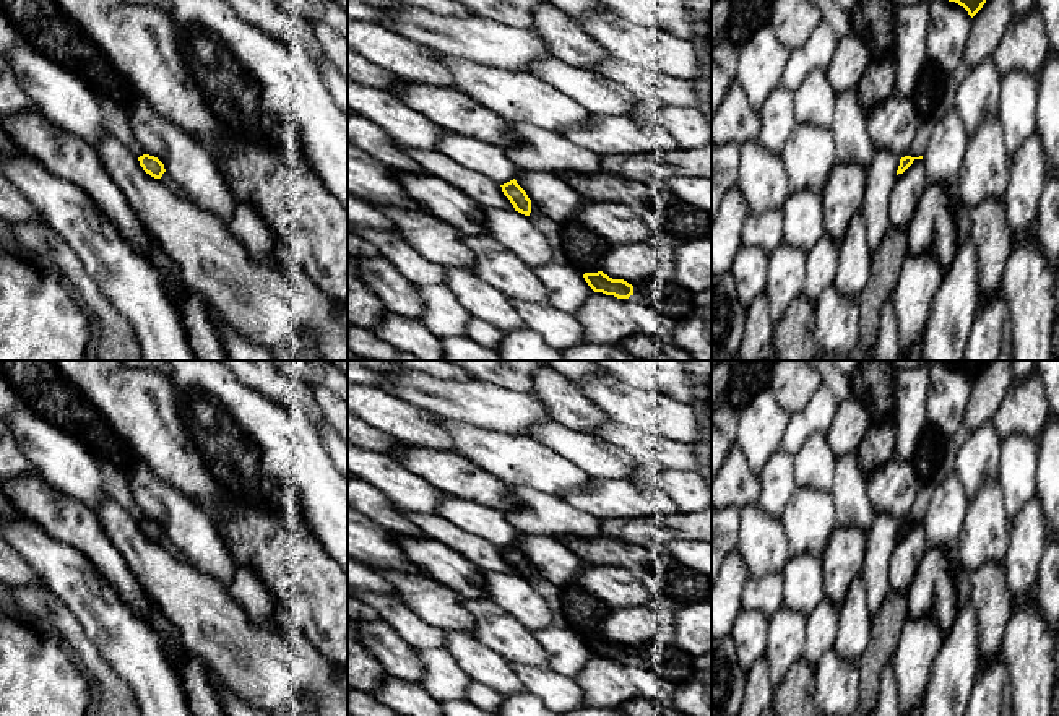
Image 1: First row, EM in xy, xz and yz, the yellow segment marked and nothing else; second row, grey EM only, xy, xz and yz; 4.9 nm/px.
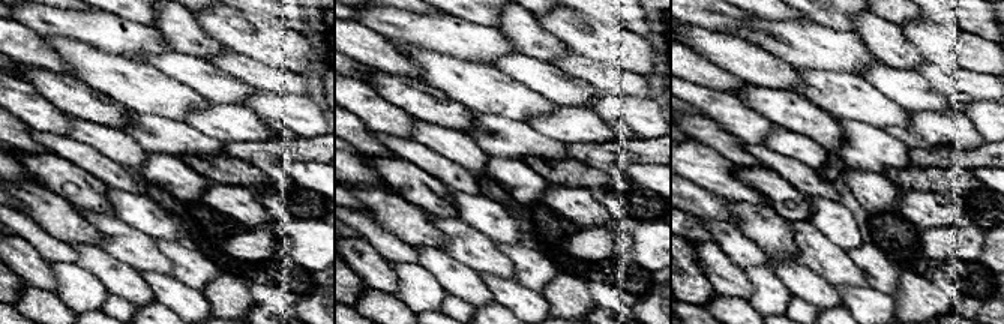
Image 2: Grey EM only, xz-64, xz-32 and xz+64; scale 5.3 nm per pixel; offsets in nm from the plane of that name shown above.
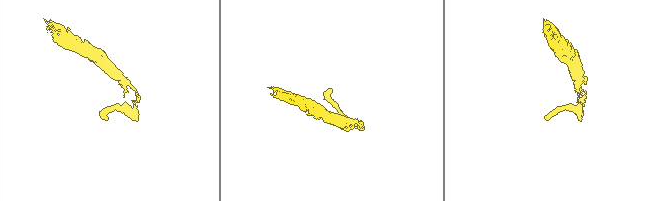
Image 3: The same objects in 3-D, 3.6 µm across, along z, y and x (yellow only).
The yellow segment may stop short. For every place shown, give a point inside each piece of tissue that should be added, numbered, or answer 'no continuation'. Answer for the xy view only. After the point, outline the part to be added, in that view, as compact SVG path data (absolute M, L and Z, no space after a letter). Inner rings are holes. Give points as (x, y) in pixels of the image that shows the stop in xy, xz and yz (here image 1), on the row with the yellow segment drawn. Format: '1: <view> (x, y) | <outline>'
no continuation

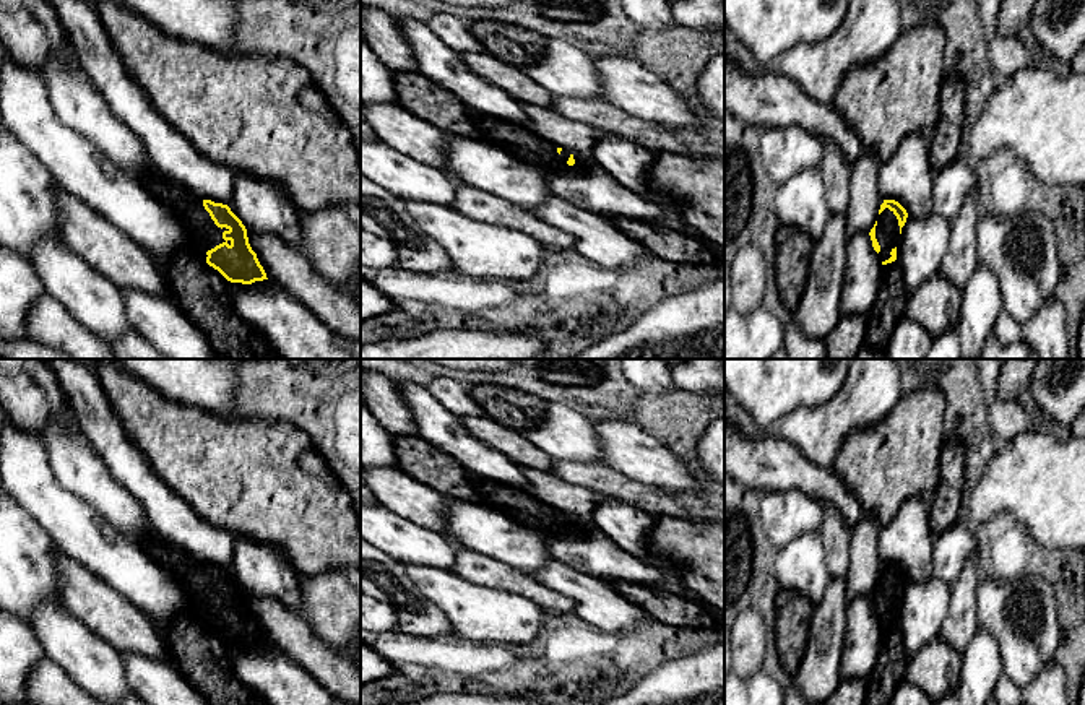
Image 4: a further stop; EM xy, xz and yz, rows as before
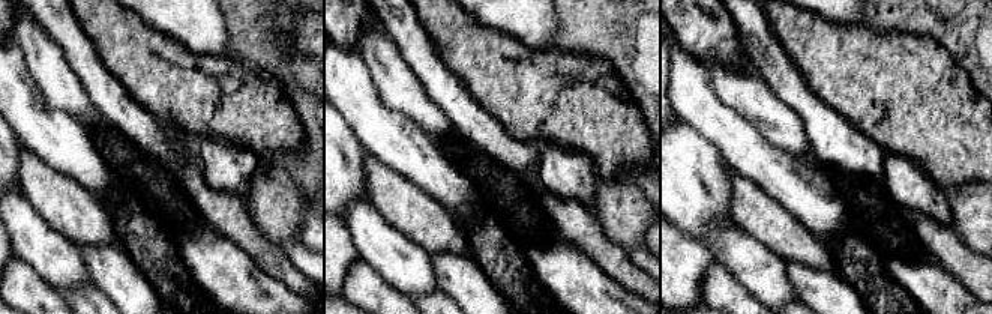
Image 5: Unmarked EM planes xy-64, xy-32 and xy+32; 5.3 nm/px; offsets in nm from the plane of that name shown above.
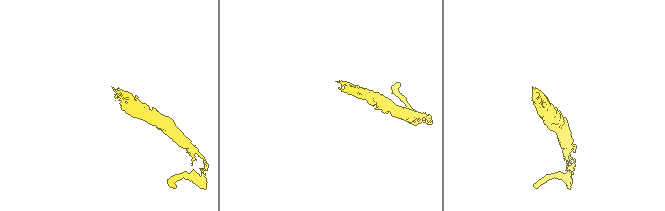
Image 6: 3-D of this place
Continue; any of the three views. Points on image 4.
1: yz (887, 231) | M885 208L877 218L875 239L880 245L880 252L877 253L880 262L888 260L892 257L890 252L900 240L898 219L888 208Z

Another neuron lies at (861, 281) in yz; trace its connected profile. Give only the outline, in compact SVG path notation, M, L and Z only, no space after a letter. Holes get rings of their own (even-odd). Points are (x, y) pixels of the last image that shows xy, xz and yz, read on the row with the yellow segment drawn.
M858 232L846 242L846 268L841 289L841 314L866 315L872 310L880 288L882 262L871 236Z

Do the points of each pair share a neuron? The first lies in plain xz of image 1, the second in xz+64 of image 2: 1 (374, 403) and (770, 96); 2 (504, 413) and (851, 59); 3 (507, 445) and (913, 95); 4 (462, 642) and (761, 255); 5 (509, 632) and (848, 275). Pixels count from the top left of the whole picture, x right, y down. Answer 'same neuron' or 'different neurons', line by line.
1: different neurons
2: same neuron
3: different neurons
4: different neurons
5: same neuron

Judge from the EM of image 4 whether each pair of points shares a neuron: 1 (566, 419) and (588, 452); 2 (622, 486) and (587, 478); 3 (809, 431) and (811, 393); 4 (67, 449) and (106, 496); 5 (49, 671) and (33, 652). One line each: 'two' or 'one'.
1: one
2: one
3: two
4: one
5: two

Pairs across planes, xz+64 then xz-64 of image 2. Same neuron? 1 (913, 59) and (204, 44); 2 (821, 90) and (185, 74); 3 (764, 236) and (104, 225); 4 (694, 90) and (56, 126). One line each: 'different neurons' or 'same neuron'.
1: same neuron
2: different neurons
3: different neurons
4: same neuron

